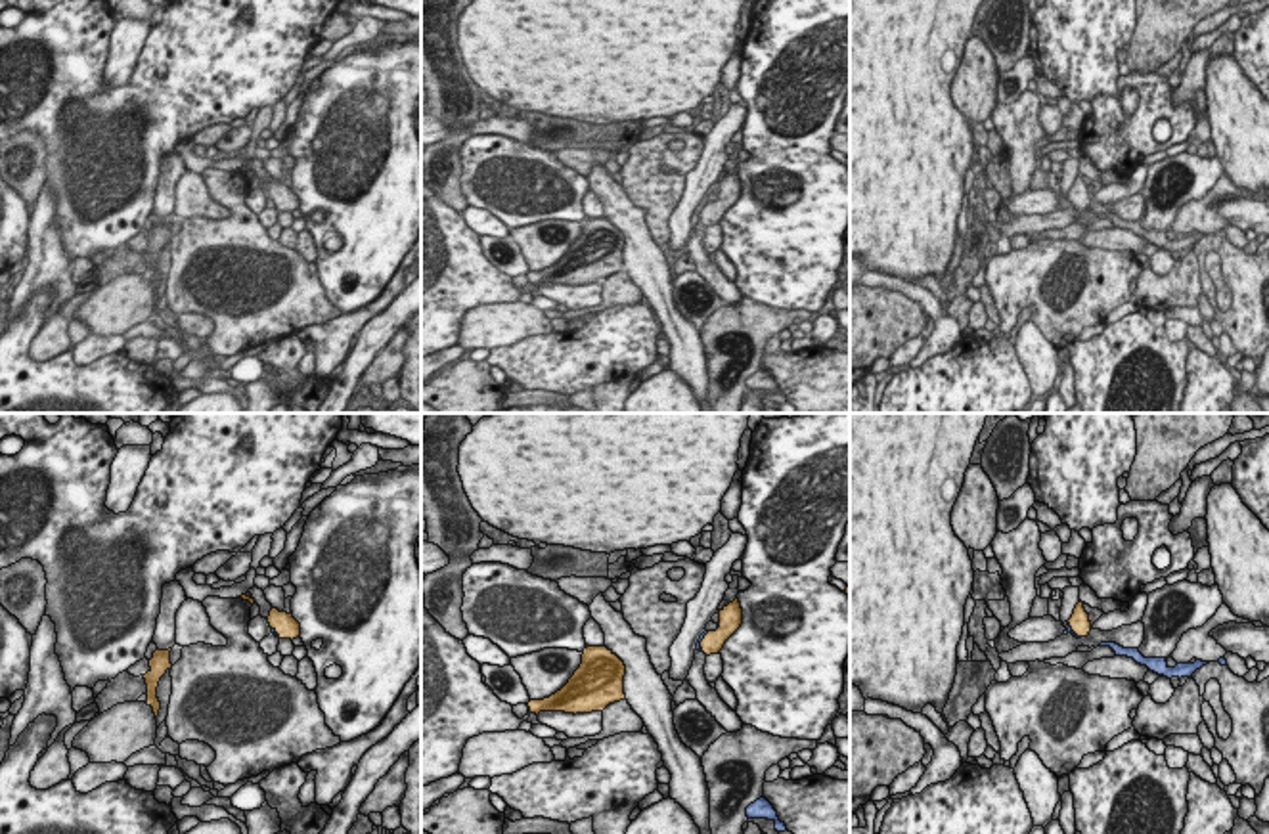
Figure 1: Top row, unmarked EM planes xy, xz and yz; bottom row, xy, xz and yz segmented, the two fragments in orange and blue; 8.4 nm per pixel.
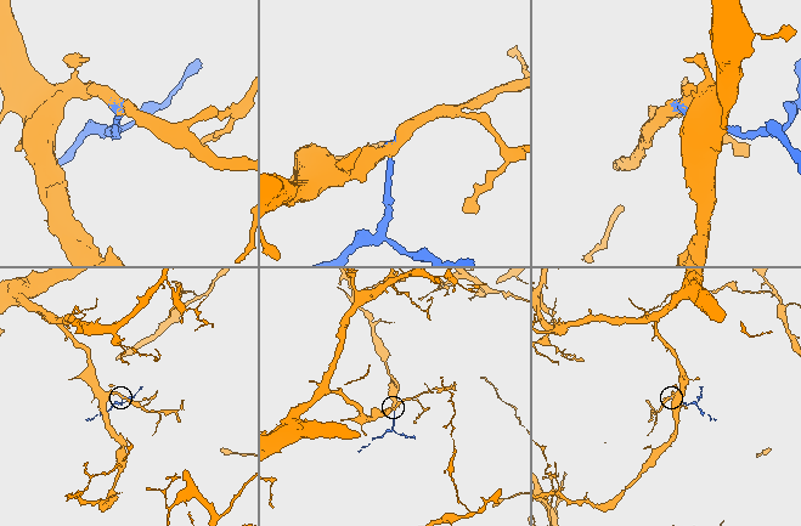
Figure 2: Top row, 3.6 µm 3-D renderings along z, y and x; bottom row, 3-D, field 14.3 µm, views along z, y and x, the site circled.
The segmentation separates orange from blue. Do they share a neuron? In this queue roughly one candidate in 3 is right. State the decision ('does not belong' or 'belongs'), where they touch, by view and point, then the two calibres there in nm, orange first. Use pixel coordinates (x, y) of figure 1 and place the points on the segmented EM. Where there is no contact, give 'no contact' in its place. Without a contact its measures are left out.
belongs; contact xz (701, 641); calibres 180 and 30 nm

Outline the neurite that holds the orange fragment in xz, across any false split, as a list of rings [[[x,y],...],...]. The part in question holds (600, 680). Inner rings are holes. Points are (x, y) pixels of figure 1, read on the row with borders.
[[[588,647],[582,664],[568,683],[544,700],[530,700],[530,713],[565,712],[591,713],[603,712],[609,704],[620,702],[624,694],[624,662],[607,647]]]

